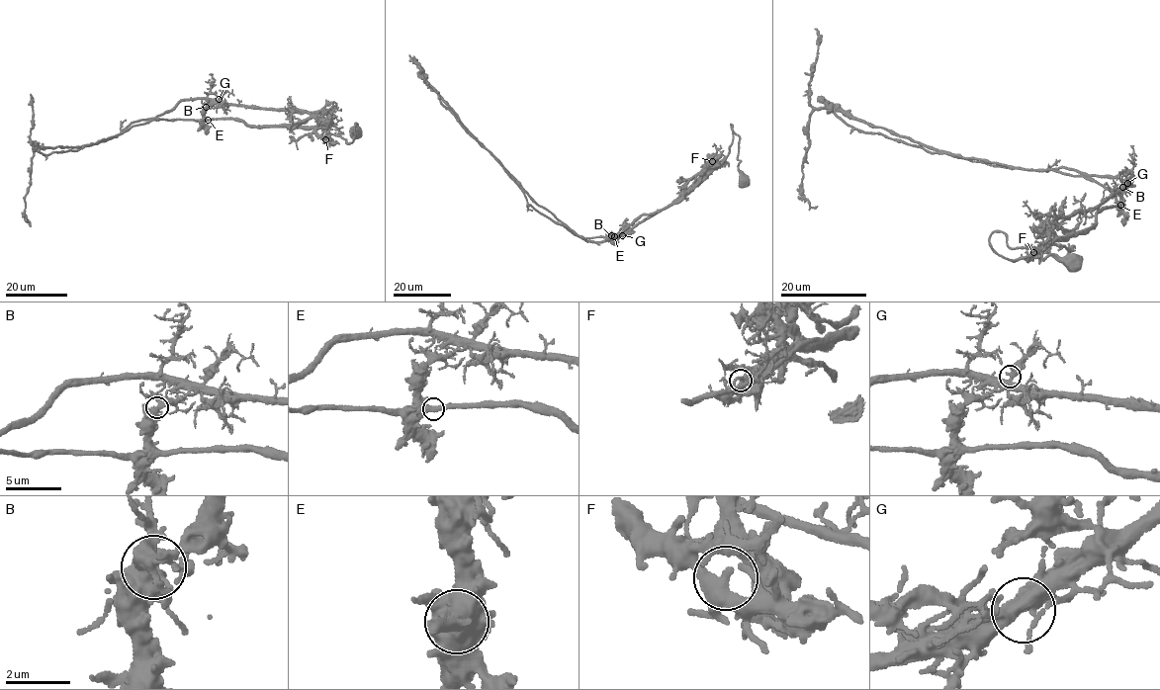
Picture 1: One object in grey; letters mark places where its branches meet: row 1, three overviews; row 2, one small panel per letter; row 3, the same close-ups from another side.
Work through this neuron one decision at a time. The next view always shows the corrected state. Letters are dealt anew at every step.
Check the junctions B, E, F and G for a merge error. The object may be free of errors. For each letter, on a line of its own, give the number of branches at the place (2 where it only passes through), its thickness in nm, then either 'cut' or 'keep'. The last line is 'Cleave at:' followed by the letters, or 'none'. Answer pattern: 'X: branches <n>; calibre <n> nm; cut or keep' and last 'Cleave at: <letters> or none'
B: branches 2; calibre 480 nm; cut
E: branches 2; calibre 440 nm; keep
F: branches 2; calibre 440 nm; keep
G: branches 2; calibre 480 nm; keep
Cleave at: B

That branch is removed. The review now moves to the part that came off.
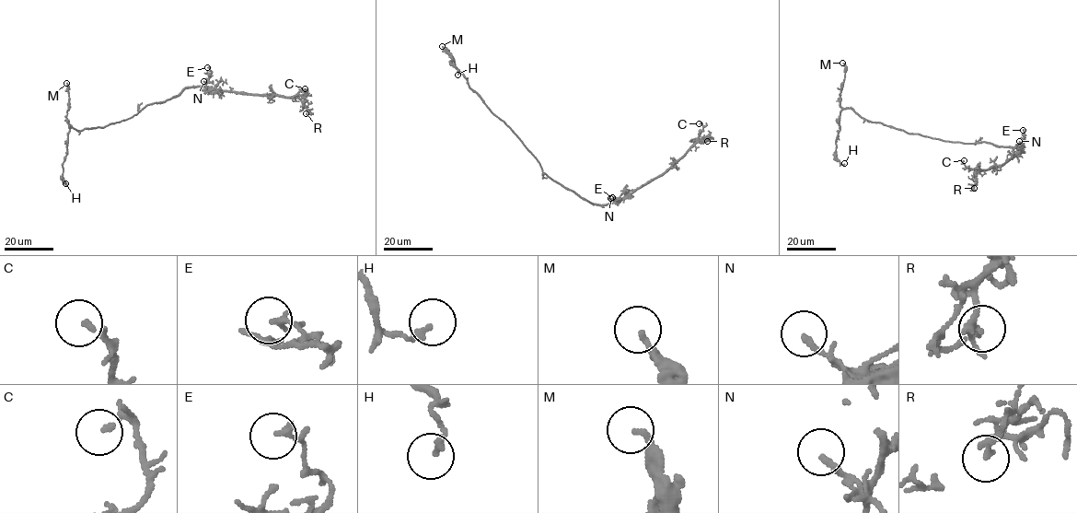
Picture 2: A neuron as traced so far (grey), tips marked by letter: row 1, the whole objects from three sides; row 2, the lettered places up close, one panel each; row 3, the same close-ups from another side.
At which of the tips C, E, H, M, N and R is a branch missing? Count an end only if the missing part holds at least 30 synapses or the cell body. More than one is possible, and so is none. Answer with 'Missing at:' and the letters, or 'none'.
Missing at: none

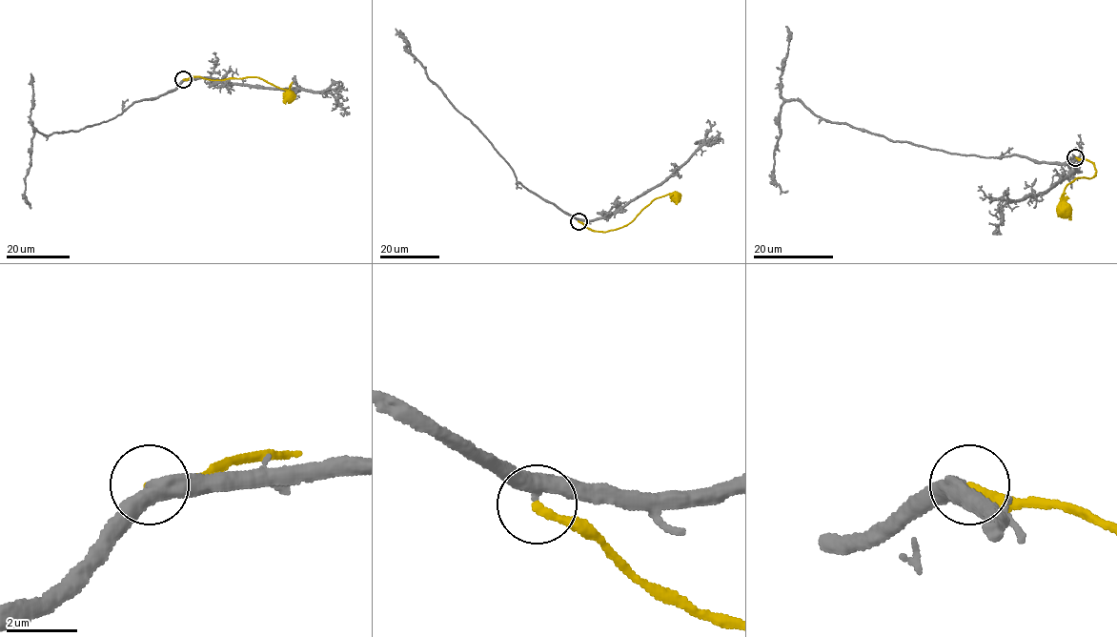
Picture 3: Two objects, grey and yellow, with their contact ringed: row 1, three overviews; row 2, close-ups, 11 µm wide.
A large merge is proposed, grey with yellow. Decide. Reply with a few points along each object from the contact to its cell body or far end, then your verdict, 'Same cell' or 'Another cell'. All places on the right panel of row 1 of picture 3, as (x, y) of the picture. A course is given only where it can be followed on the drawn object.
Course of grey: (1075, 157), (1064, 163), (948, 153), (824, 120), (788, 100), (781, 108), (774, 156), (774, 180), (787, 190). Course of yellow: (1075, 157), (1094, 165), (1095, 175), (1079, 177), (1066, 187), (1061, 198), (1064, 209). Same cell

